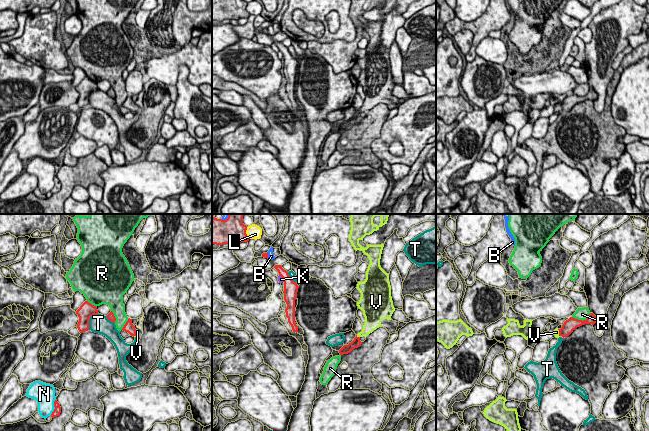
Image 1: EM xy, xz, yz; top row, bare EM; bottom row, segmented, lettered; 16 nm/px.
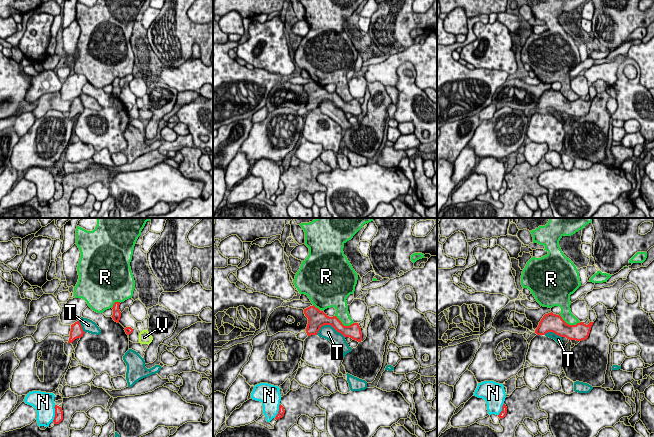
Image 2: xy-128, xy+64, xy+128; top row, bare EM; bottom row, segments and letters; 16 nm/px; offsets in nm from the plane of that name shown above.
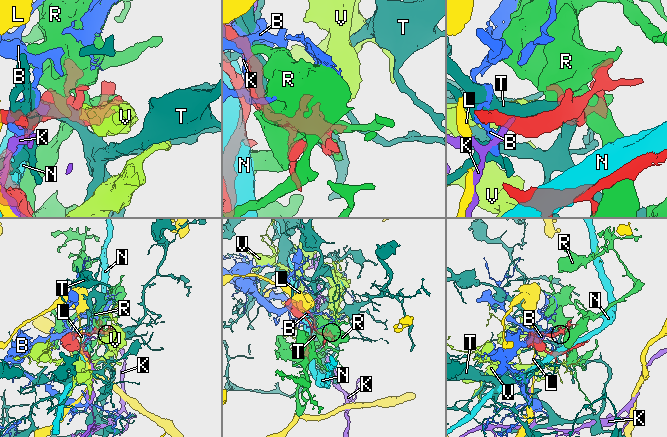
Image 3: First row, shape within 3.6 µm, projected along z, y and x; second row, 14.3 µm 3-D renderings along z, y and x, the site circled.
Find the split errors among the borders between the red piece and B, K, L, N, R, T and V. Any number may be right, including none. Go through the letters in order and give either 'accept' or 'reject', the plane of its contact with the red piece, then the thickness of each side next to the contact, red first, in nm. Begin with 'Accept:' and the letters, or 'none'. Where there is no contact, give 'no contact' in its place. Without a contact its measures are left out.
Accept: V
B: reject; meets red in xz; 90 nm thick on the red side, 100 nm on the other
K: reject; meets red in xz; 220 nm thick on the red side, 90 nm on the other
L: reject; meets red in xz; 320 nm thick on the red side, 240 nm on the other
N: reject; meets red in xy; 120 nm thick on the red side, 340 nm on the other
R: reject; meets red in yz; 200 nm thick on the red side, 190 nm on the other
T: reject; meets red in xy; 240 nm thick on the red side, 300 nm on the other
V: accept; meets red in xz; 140 nm thick on the red side, 200 nm on the other

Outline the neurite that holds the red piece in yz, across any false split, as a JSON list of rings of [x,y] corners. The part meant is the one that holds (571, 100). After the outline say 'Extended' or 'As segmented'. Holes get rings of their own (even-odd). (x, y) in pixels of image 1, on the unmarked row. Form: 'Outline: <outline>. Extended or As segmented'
Outline: [[[590,89],[588,94],[583,97],[570,93],[564,98],[561,105],[556,104],[554,106],[554,111],[556,114],[559,114],[560,112],[564,114],[569,112],[577,103],[585,100],[594,101],[595,99],[597,99],[597,93],[593,89]]]. Extended

